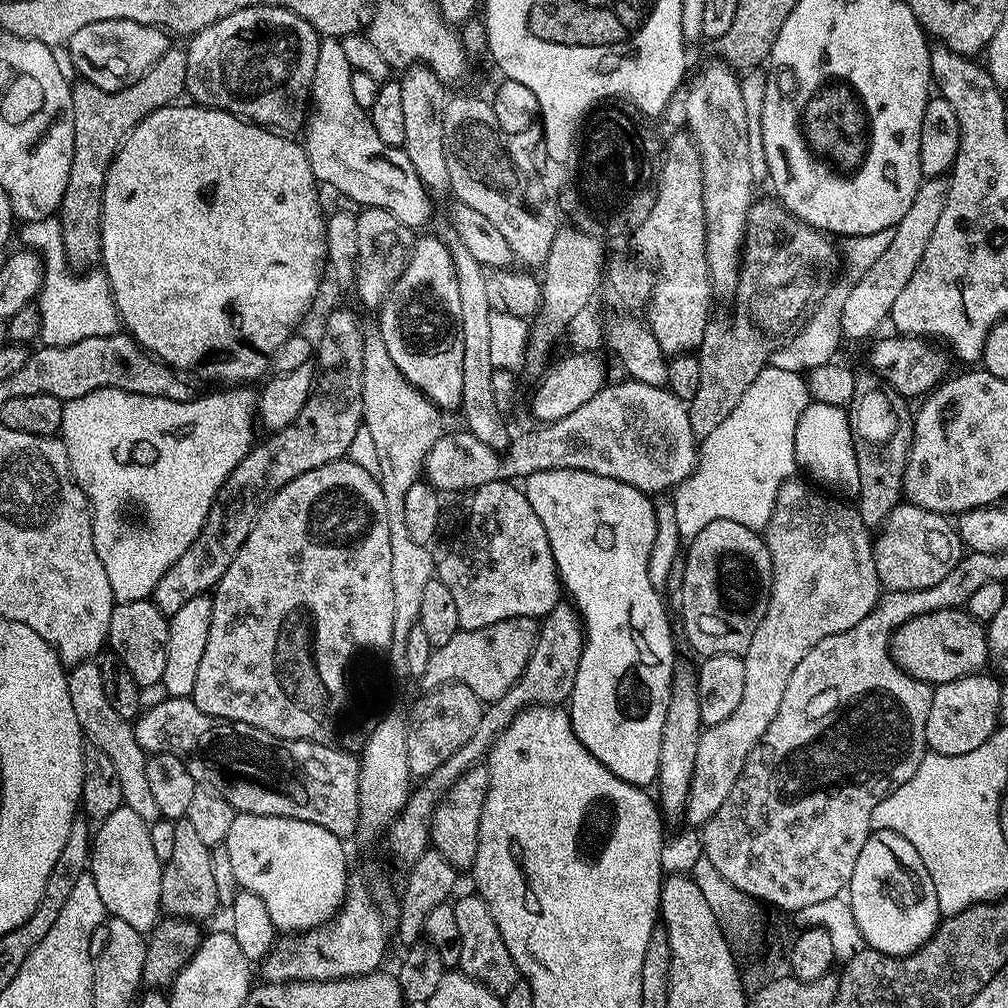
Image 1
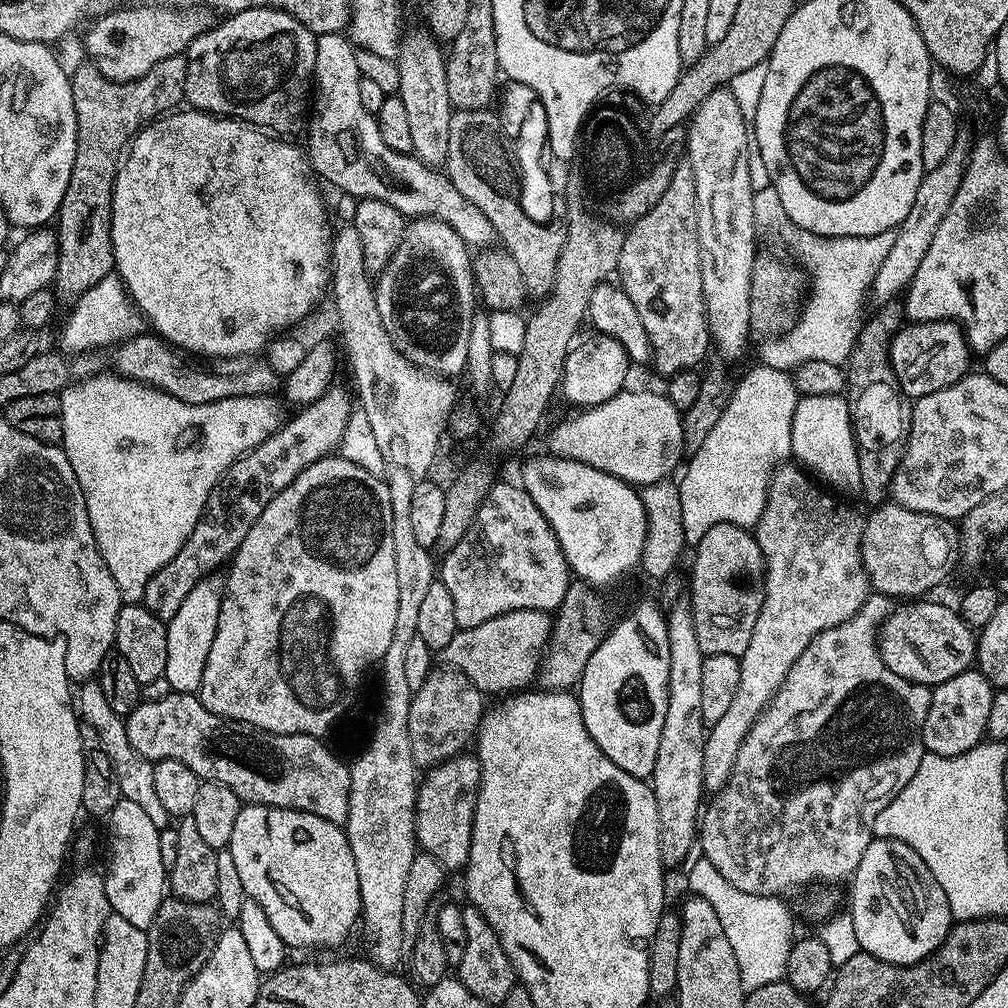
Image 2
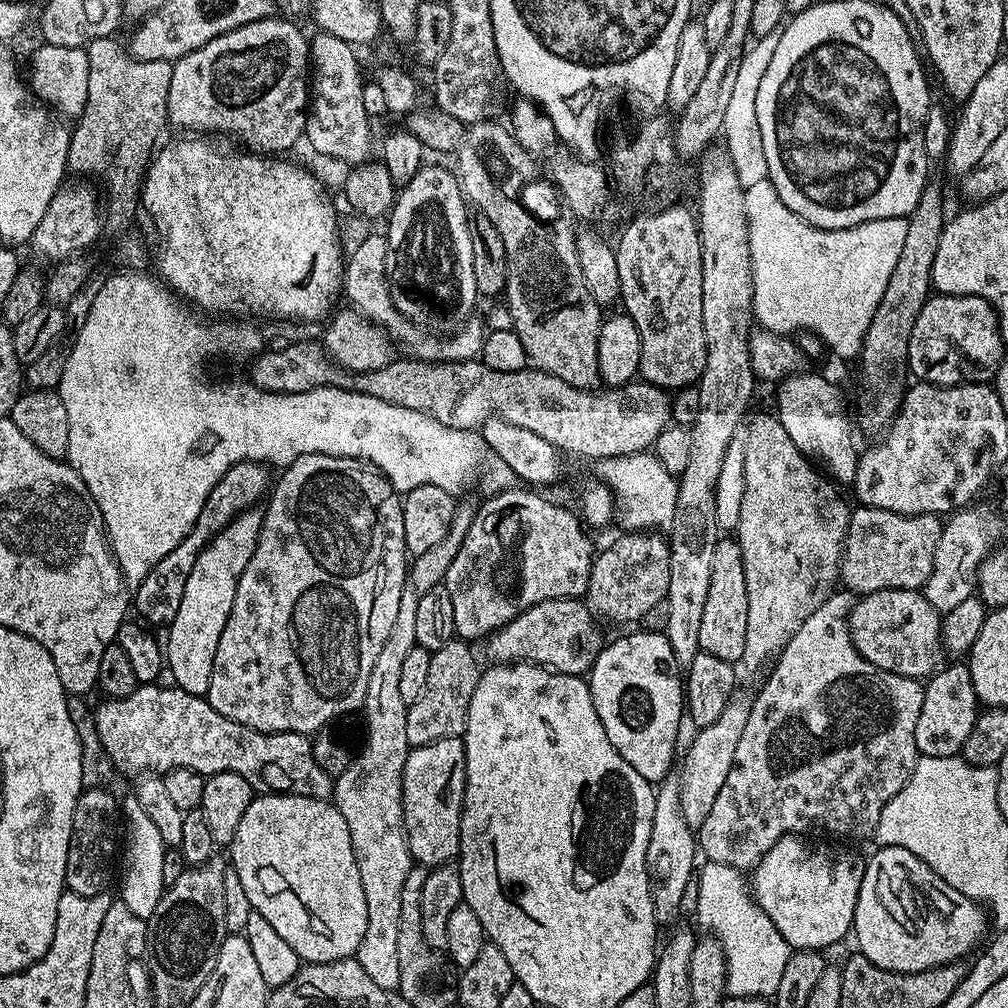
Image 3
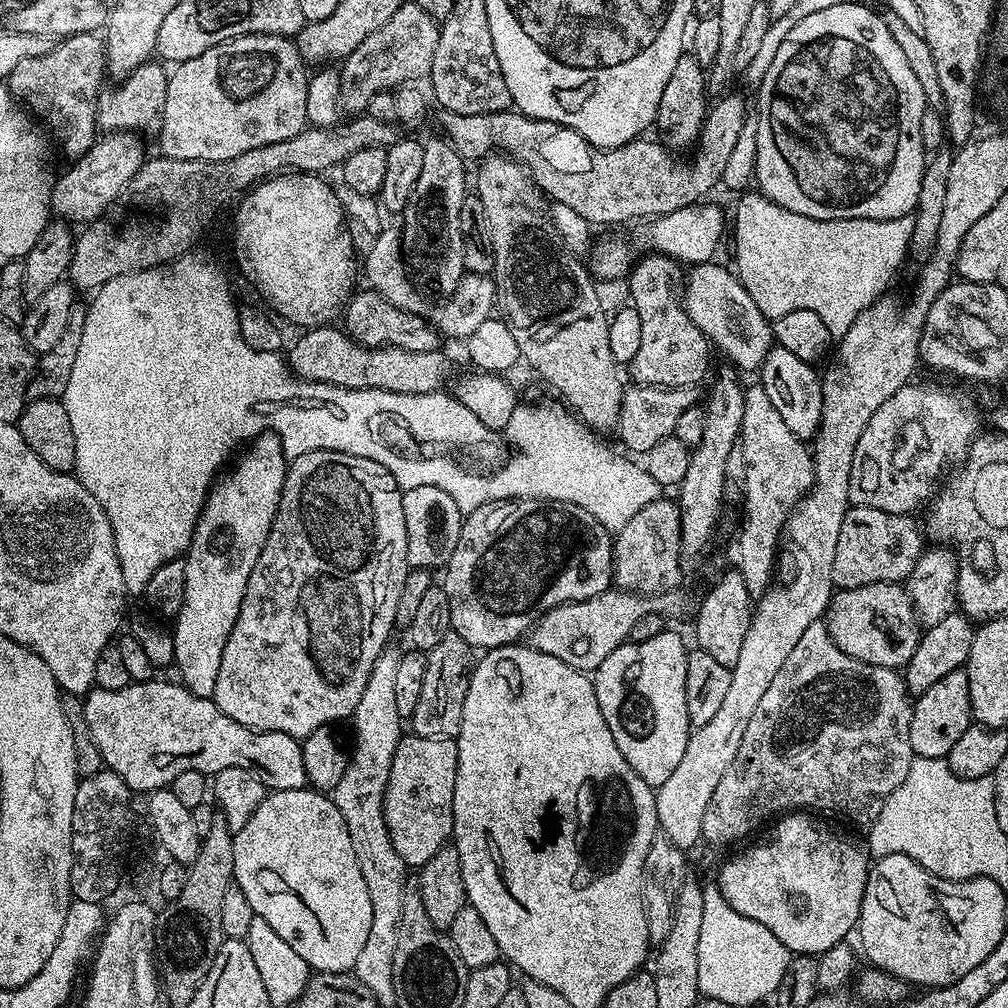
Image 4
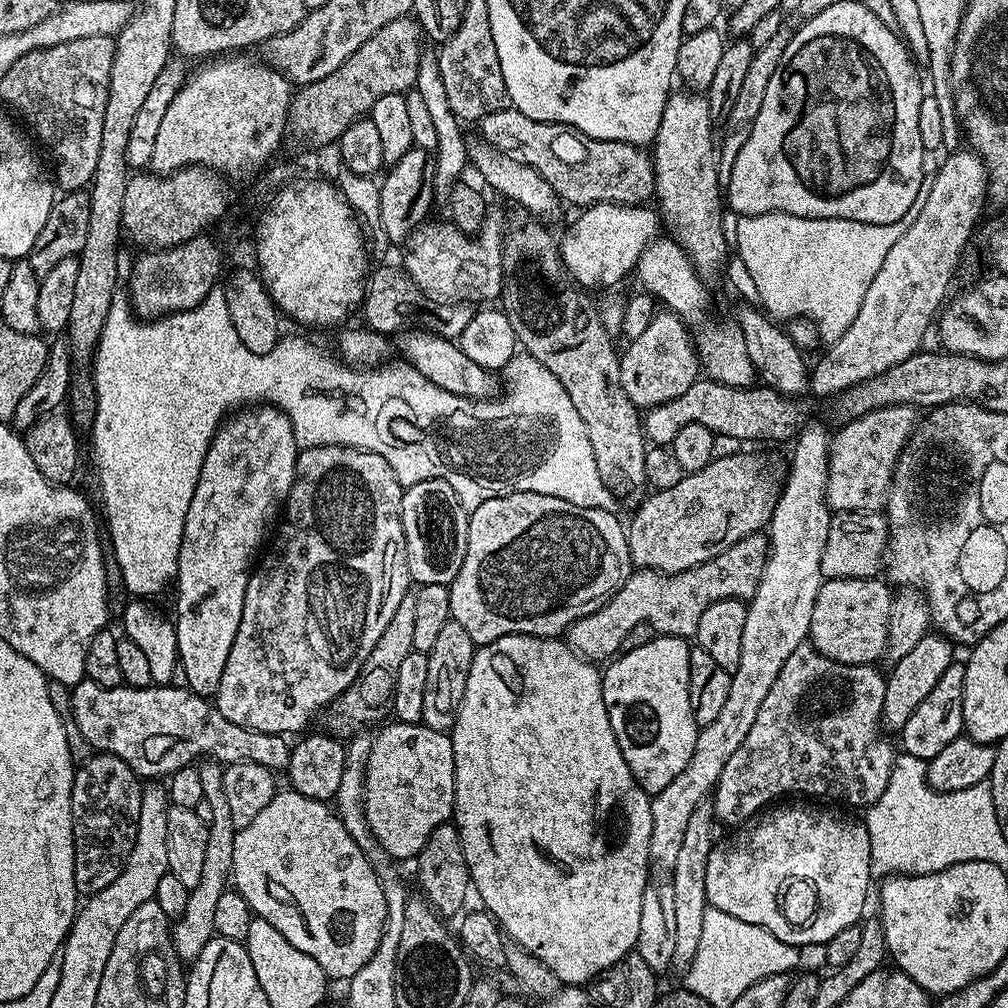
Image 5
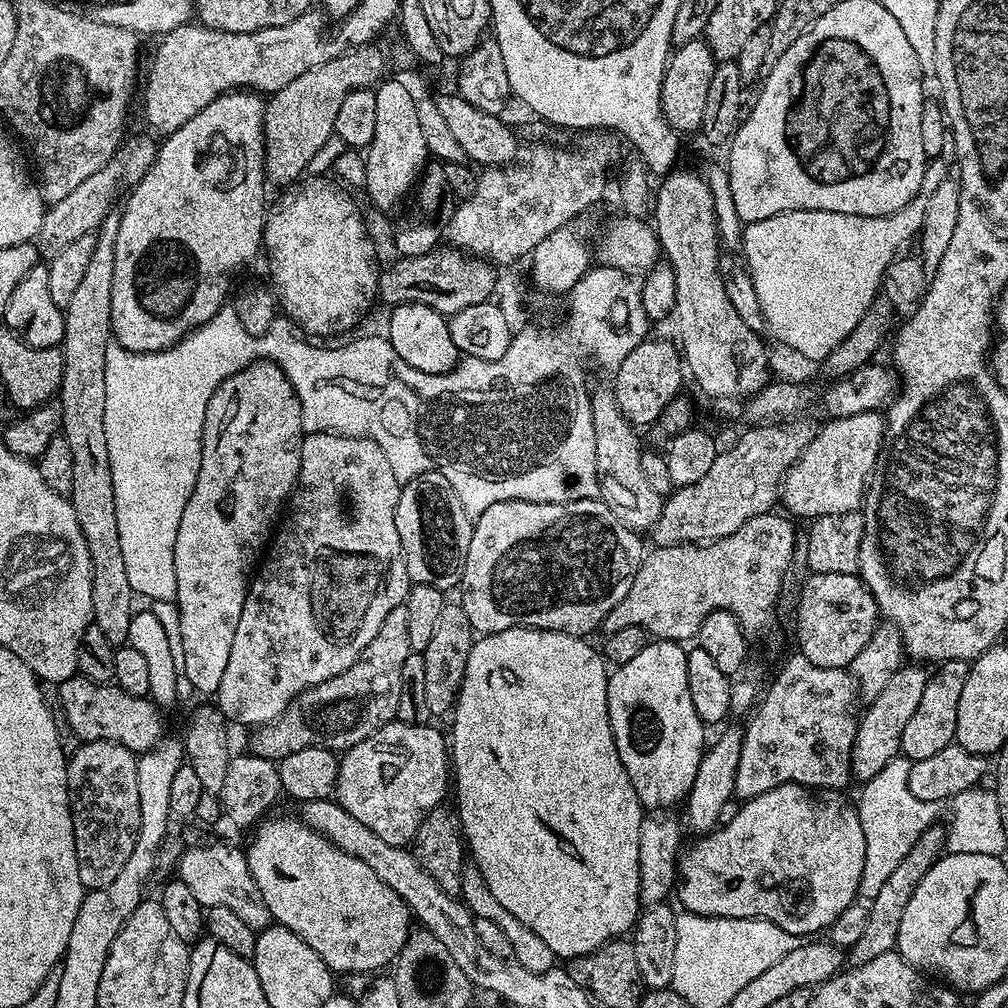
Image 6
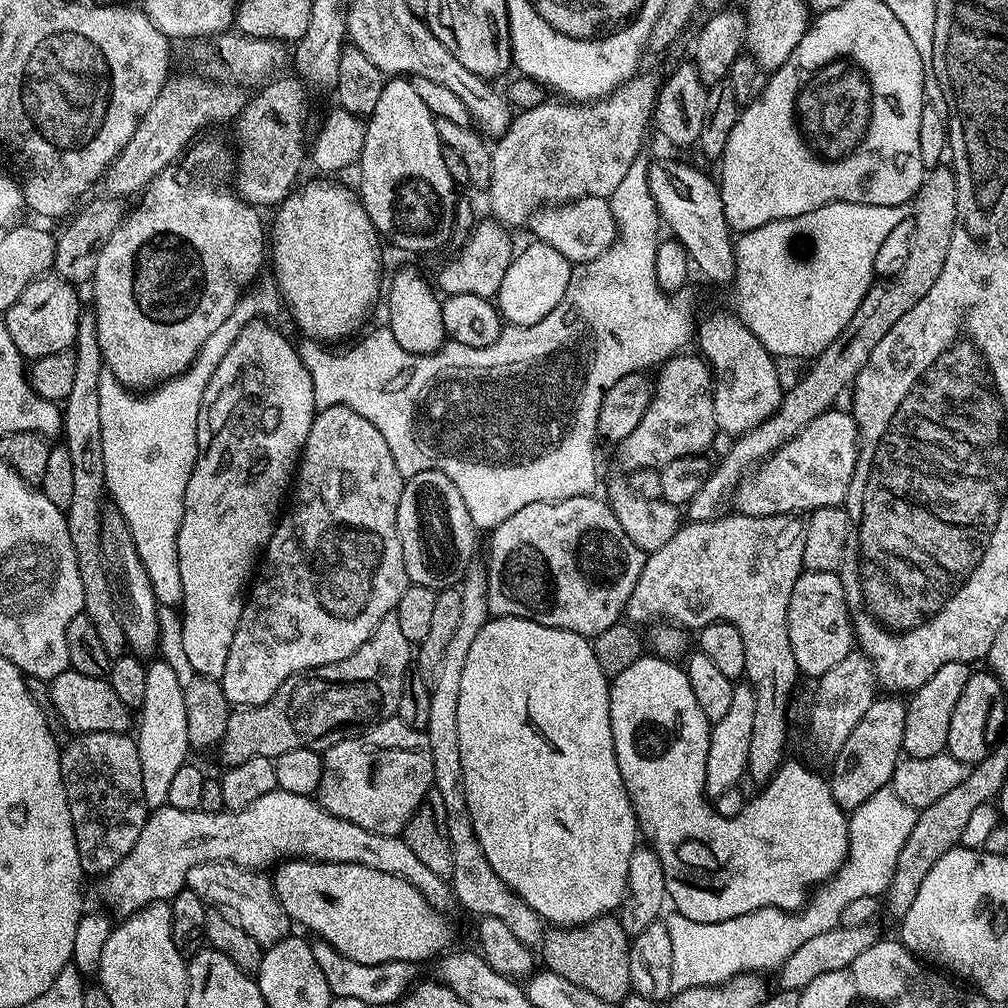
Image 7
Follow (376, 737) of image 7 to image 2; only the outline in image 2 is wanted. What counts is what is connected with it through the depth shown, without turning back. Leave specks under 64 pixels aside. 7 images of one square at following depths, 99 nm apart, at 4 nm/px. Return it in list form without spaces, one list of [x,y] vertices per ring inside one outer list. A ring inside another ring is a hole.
[[[459,754],[427,769],[428,777],[419,781],[416,790],[416,842],[426,854],[430,854],[445,870],[463,869],[470,854],[472,819],[478,803],[476,790],[480,786],[480,762],[472,754]]]

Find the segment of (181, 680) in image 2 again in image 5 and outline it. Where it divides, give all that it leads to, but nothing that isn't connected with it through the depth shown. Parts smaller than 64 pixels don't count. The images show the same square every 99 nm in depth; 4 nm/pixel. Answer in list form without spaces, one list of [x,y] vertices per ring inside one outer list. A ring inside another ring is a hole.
[[[252,406],[229,415],[212,439],[210,450],[206,450],[198,486],[194,486],[194,498],[190,498],[190,510],[186,510],[186,526],[182,530],[174,581],[174,588],[177,588],[174,623],[180,655],[178,668],[182,680],[184,676],[183,683],[194,694],[215,697],[218,682],[222,682],[222,670],[226,670],[226,658],[230,658],[230,646],[234,646],[234,634],[238,634],[238,622],[242,622],[250,569],[261,551],[260,543],[272,519],[274,524],[290,494],[296,477],[297,455],[290,418],[282,409],[271,406]]]

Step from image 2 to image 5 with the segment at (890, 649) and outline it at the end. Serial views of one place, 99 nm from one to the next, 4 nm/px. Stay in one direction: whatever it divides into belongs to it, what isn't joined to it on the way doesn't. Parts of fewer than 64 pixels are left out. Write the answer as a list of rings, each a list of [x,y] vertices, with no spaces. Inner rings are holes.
[[[880,578],[825,580],[814,602],[814,614],[810,614],[808,640],[812,647],[834,662],[875,665],[888,646],[887,626],[893,595],[893,589]]]

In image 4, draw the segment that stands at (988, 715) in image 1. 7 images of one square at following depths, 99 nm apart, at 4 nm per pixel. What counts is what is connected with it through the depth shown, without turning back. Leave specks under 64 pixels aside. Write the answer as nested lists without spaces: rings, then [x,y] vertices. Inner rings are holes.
[[[964,668],[950,670],[930,690],[915,697],[910,718],[910,746],[916,756],[943,760],[950,754],[954,742],[973,723],[970,706],[970,682]]]

